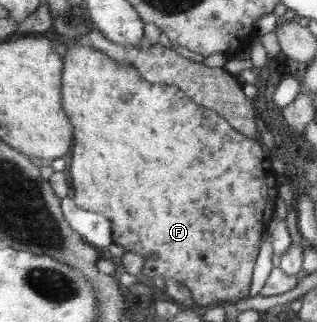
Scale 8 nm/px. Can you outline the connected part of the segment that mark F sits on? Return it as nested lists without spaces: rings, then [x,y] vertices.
[[[73,43],[68,47],[62,66],[62,106],[74,128],[74,146],[72,146],[72,168],[70,178],[74,187],[75,204],[84,210],[98,212],[112,221],[112,242],[120,244],[124,250],[139,254],[144,258],[142,274],[172,277],[186,285],[198,305],[215,305],[220,302],[236,303],[249,296],[252,270],[256,264],[256,256],[262,244],[262,233],[267,231],[273,219],[278,199],[278,175],[272,168],[269,153],[256,139],[250,139],[231,128],[228,122],[214,110],[195,104],[182,90],[176,86],[153,84],[146,82],[139,71],[130,63],[116,62],[104,52],[92,47],[92,44]]]

